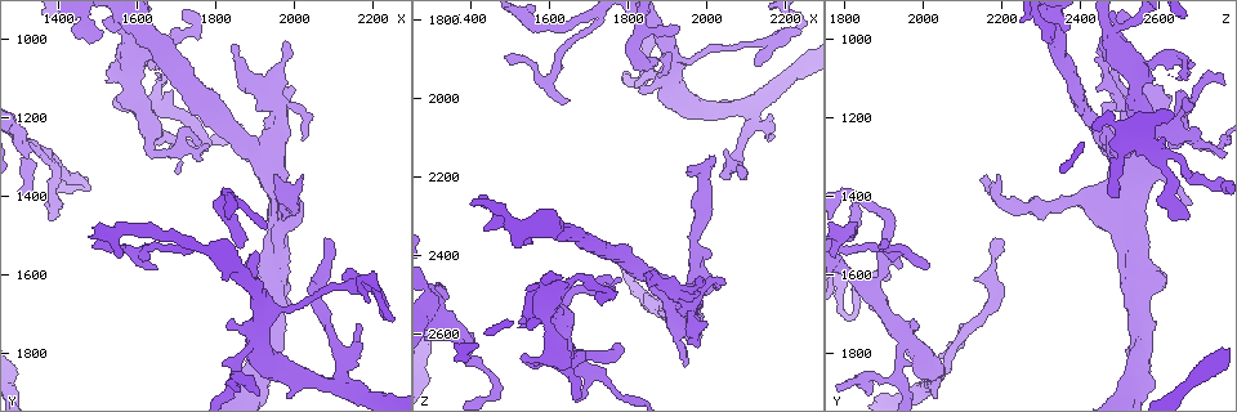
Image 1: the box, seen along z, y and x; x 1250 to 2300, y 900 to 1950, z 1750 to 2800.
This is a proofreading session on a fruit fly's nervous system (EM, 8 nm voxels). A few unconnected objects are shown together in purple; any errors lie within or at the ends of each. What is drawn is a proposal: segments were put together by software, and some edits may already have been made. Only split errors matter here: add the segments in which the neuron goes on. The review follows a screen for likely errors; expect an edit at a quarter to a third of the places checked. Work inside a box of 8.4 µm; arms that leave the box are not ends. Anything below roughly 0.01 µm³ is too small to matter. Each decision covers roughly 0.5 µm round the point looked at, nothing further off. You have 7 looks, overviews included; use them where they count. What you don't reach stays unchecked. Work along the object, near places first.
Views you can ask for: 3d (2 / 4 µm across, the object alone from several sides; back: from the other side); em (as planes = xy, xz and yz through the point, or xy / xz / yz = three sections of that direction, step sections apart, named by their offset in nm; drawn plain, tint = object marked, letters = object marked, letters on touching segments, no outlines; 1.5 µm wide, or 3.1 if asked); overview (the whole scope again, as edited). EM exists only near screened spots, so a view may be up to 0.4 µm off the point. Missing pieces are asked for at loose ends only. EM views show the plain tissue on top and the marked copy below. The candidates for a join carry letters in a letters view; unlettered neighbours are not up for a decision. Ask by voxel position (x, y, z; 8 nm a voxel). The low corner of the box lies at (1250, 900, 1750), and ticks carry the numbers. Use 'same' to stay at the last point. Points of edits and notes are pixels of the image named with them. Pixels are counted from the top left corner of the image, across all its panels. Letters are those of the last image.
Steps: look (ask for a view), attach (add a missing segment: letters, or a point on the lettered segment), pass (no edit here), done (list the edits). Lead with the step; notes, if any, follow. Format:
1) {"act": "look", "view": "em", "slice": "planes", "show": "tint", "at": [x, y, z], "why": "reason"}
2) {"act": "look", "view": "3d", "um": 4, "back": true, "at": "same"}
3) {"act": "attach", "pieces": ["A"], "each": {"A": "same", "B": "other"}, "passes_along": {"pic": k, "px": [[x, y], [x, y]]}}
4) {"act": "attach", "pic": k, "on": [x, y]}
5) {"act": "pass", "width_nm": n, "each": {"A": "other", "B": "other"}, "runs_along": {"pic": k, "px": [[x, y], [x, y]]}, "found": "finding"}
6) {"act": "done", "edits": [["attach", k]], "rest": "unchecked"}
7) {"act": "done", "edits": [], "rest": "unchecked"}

{"act": "look", "view": "3d", "um": 4, "at": [1520, 1110, 2585], "why": "stops while still wide"}

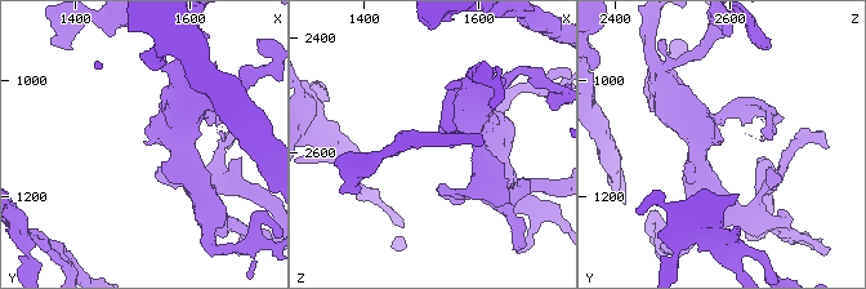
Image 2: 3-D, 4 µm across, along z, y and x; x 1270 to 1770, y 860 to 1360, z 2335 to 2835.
{"act": "look", "view": "em", "slice": "planes", "show": "letters", "at": [1520, 1105, 2590]}

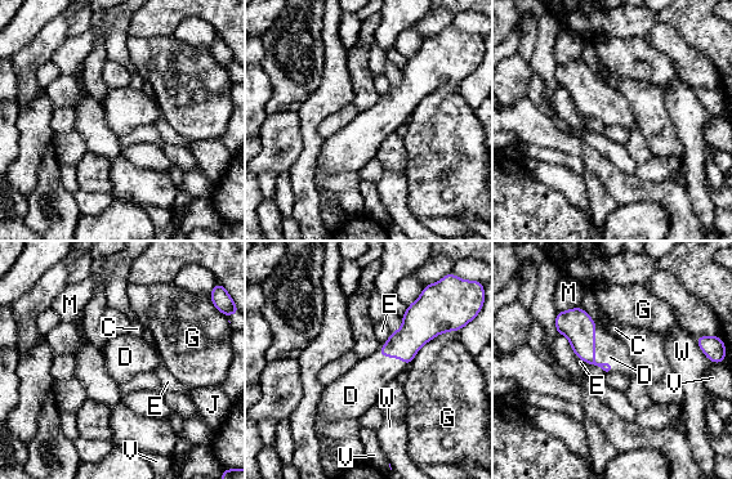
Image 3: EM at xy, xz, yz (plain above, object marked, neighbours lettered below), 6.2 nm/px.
{"act": "attach", "pieces": ["D"], "each": {"C": "other", "D": "same", "E": "other", "G": "other", "J": "other", "M": "other", "V": "other", "W": "other"}, "found": "the neuron continues"}

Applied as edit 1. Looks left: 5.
{"act": "look", "view": "overview"}

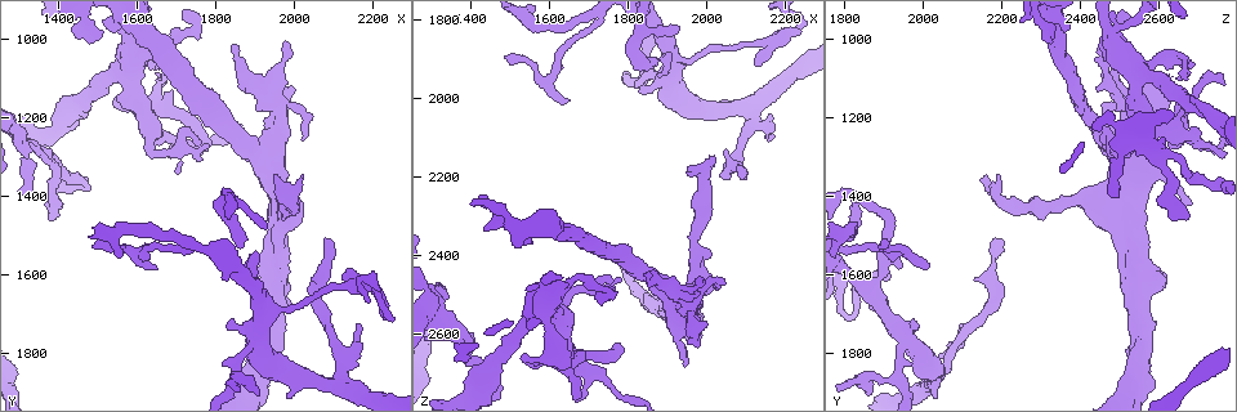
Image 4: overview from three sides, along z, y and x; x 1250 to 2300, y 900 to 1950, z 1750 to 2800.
{"act": "look", "view": "3d", "um": 4, "at": [1945, 1420, 2680], "why": "branch stops here"}

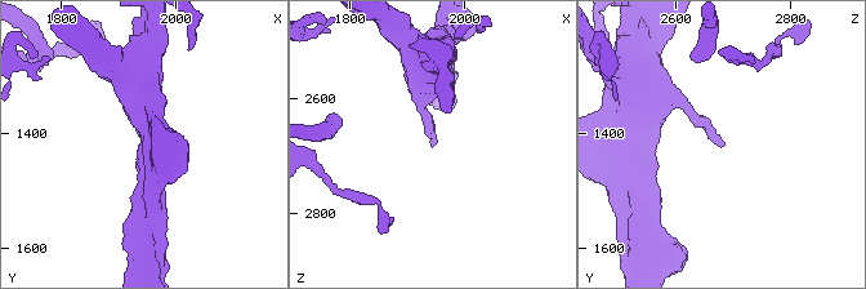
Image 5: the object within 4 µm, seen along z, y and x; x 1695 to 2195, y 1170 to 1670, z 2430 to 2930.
{"act": "look", "view": "em", "slice": "planes", "show": "letters", "at": [1945, 1415, 2685], "why": "need the tissue"}

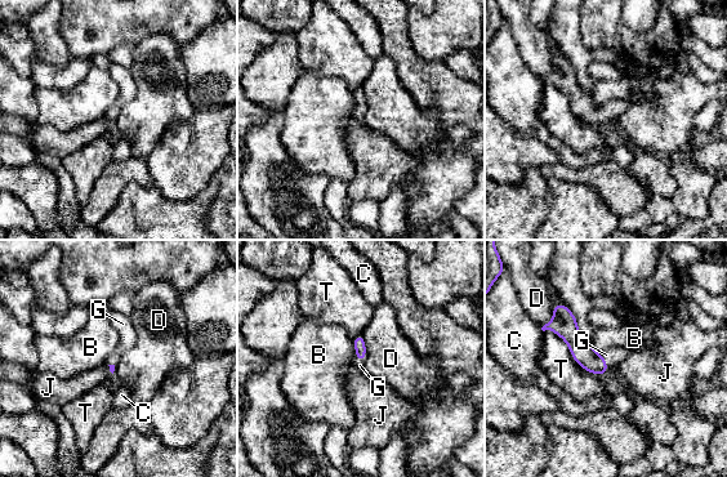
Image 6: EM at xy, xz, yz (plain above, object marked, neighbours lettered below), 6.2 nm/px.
{"act": "attach", "pieces": ["G"], "each": {"B": "other", "C": "other", "D": "other", "G": "same", "J": "other", "T": "other"}, "passes_along": {"pic": 6, "px": [[581, 351], [603, 361], [614, 356]]}, "found": "it goes on there"}

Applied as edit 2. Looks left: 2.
{"act": "done", "edits": [["attach", 3], ["attach", 6]], "rest": "unchecked"}

